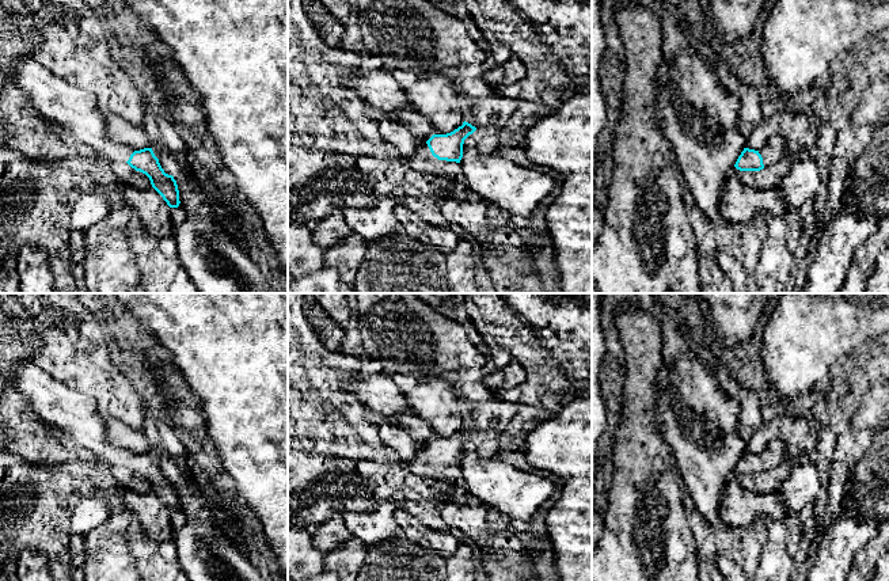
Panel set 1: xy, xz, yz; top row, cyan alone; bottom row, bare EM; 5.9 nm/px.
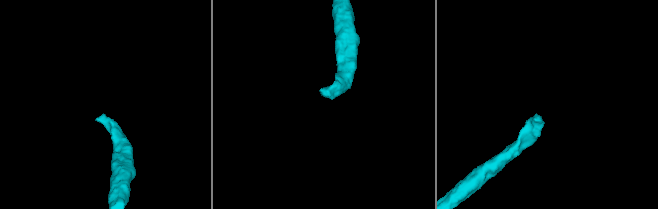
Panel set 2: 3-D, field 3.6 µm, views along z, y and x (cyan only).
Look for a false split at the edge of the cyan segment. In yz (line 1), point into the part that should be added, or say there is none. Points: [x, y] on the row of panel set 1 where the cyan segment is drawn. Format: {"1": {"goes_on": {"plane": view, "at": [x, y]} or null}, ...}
{"1": {"goes_on": {"plane": "yz", "at": [774, 151]}}}

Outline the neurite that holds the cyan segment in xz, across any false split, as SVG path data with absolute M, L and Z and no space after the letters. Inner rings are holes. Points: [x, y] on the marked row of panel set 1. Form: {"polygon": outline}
{"polygon": "M468 122L447 134L433 134L409 157L411 168L423 174L430 181L440 178L457 178L461 175L460 160L463 157L464 140L476 130Z"}

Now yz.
{"polygon": "M778 134L768 138L760 151L744 148L734 167L740 171L760 171L780 162L786 156L786 152L786 141Z"}

